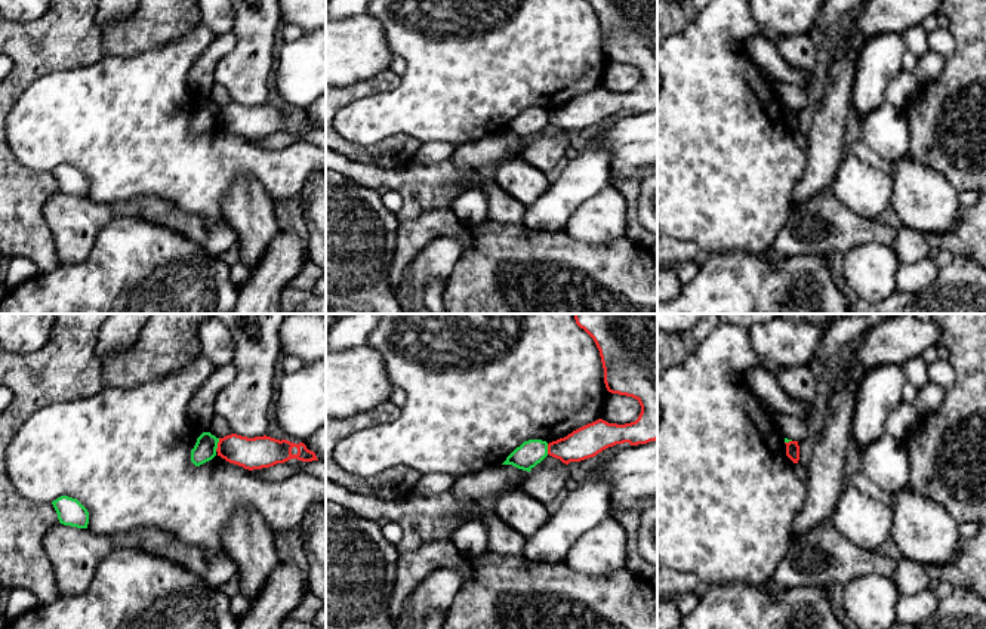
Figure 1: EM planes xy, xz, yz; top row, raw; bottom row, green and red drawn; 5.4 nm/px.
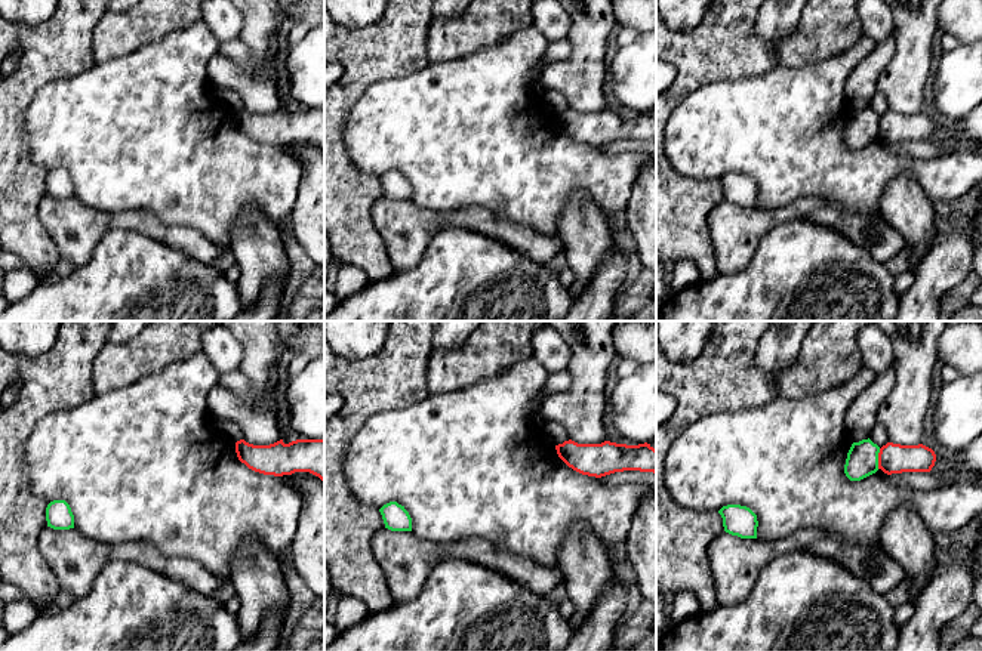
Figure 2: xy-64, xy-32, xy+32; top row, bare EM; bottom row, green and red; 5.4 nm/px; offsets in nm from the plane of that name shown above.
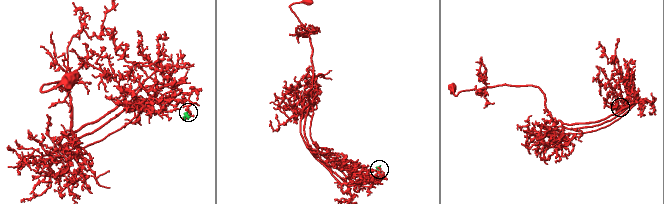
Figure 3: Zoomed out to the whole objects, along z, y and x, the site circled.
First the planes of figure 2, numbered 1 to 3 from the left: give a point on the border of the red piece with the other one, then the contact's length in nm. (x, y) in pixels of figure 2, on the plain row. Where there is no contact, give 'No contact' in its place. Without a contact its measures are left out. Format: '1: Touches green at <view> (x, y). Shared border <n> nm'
1: No contact
2: No contact
3: Touches green at xy+32 (877, 127). Shared border 110 nm

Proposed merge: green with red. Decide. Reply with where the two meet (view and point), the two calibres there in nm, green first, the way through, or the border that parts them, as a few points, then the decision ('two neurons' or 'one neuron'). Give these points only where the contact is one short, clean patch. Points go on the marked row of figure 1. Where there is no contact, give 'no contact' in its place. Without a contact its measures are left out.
contact xy (216, 444); calibres 120 and 180 nm; two neurons

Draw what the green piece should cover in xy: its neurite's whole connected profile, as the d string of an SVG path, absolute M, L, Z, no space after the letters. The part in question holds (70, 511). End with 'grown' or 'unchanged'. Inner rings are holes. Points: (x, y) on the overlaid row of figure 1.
M61 496L53 500L52 505L61 524L77 528L87 528L89 512L77 499Z; unchanged

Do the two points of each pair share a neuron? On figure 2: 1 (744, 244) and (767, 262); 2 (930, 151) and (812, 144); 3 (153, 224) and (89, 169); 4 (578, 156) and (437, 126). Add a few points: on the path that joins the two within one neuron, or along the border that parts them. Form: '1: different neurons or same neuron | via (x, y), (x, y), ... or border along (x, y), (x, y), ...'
1: different neurons | border along (776, 225), (759, 243), (744, 268), (726, 272)
2: different neurons | border along (886, 144), (898, 153), (923, 160)
3: different neurons | border along (101, 210), (150, 210), (159, 219), (169, 224)
4: same neuron | via (542, 156), (510, 156), (492, 141), (473, 132)

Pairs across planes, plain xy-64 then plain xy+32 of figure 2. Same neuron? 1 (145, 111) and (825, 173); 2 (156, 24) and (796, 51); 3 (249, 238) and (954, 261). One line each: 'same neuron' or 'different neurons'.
1: same neuron
2: same neuron
3: different neurons

